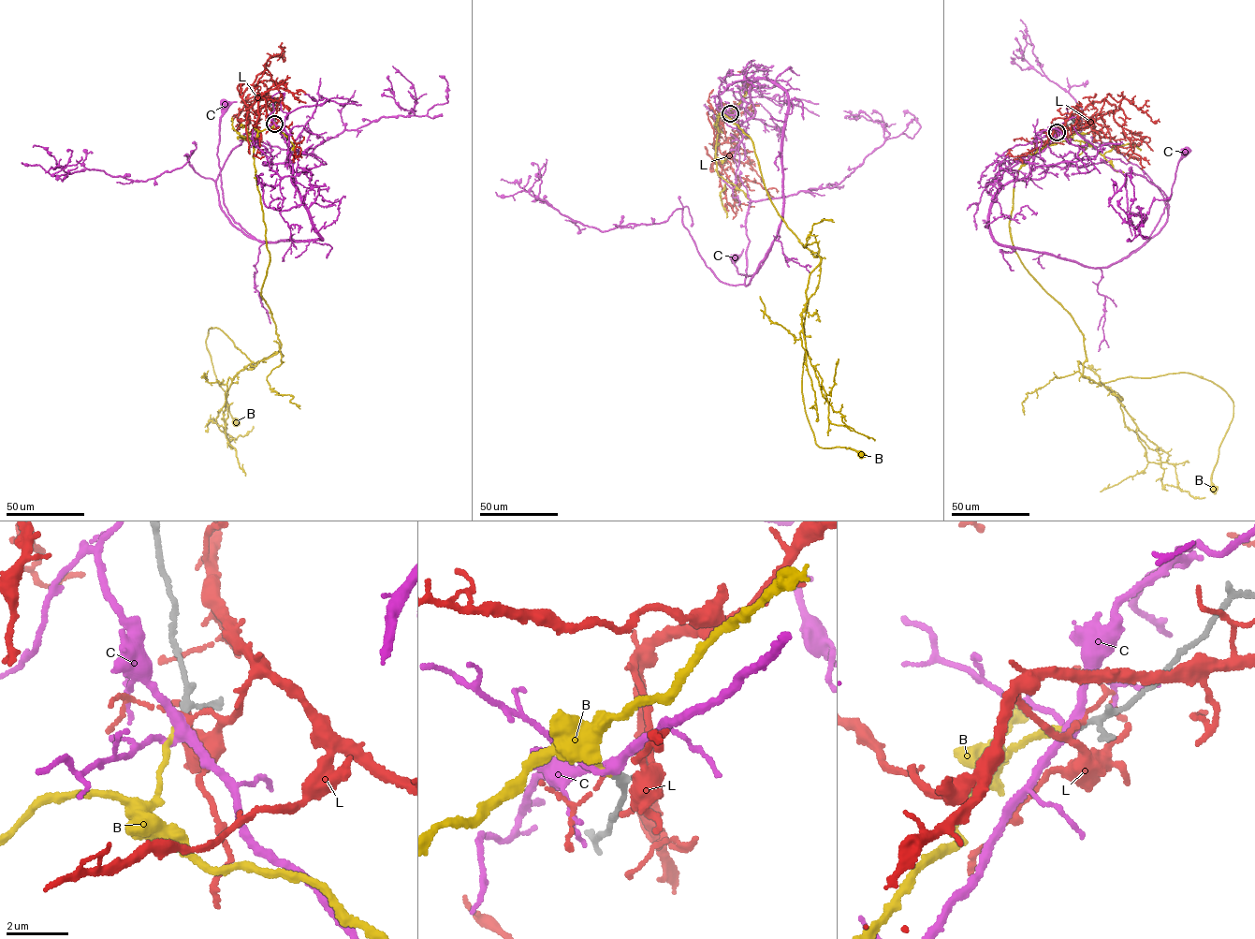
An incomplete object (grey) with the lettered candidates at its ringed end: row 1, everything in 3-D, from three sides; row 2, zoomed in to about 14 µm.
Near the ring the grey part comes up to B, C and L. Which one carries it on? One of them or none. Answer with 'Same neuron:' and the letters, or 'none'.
Same neuron: B

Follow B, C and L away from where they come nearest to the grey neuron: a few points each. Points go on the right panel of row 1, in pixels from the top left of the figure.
B: (1057, 132), (1018, 171), (1014, 250), (1083, 334), (1083, 375), (1185, 372), (1226, 392), (1215, 489)
C: (1057, 132), (1028, 175), (998, 191), (988, 226), (1001, 244), (1089, 267), (1106, 268), (1145, 245), (1186, 152)
L: (1057, 132), (1091, 124), (1091, 117), (1113, 110), (1115, 121), (1141, 137), (1141, 143), (1133, 143), (1138, 145)

